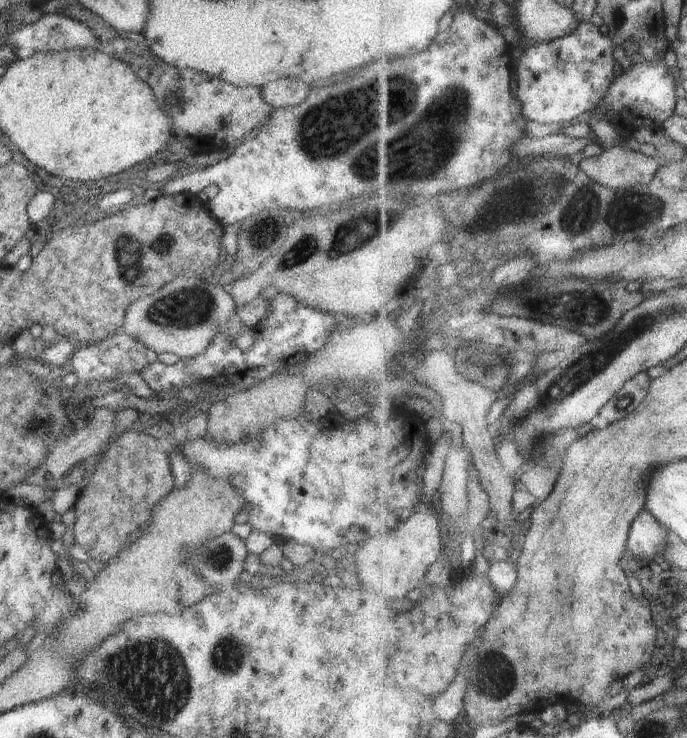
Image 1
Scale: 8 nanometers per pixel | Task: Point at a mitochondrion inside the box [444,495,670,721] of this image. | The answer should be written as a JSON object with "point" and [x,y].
{"point":[495,675]}

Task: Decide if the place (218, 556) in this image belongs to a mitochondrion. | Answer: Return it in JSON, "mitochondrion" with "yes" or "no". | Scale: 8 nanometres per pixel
{"mitochondrion":"yes"}

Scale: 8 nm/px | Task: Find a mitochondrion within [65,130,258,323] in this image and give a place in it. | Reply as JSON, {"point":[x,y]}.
{"point":[131,275]}

